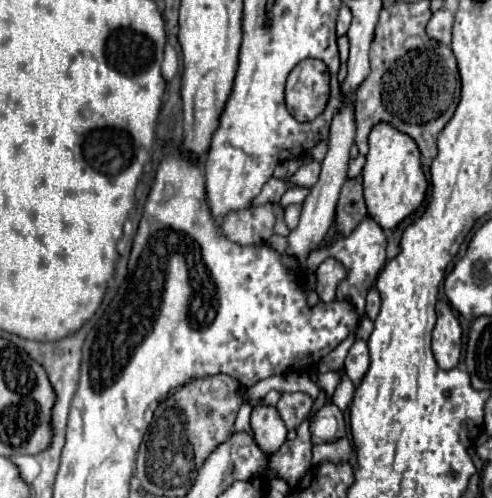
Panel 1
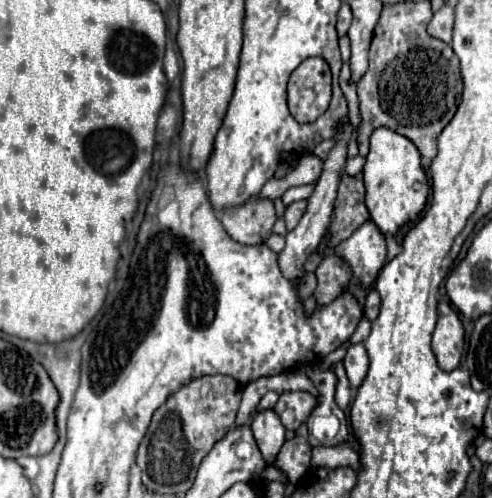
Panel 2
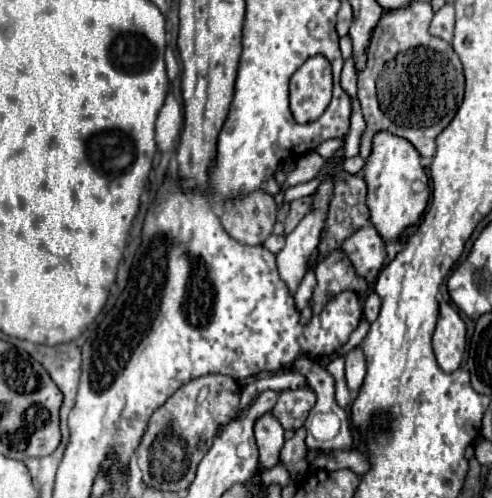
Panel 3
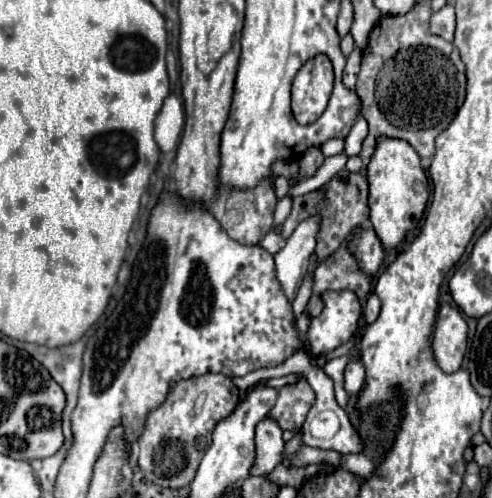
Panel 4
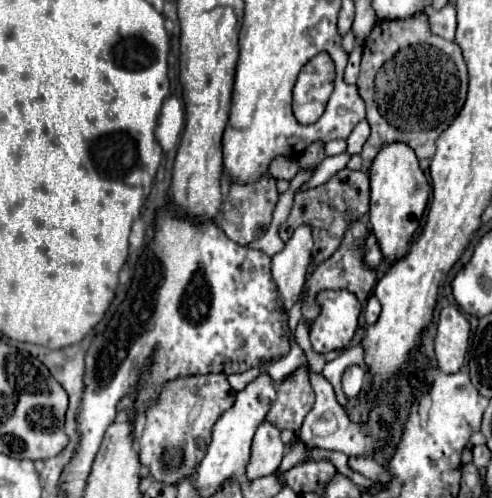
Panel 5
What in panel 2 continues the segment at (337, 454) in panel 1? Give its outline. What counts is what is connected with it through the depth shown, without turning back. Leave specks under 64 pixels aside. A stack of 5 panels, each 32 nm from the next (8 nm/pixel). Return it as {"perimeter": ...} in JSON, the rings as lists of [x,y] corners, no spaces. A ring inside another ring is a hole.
{"perimeter":[[[336,444],[336,446],[316,446],[312,450],[312,466],[320,468],[320,466],[328,466],[328,468],[338,468],[338,466],[352,466],[354,470],[360,470],[360,456],[358,452],[344,444]]]}

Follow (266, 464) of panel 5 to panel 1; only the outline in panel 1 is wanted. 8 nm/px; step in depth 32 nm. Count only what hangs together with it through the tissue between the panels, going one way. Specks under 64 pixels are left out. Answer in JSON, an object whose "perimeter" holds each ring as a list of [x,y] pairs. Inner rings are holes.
{"perimeter":[[[260,400],[252,410],[250,424],[252,424],[252,430],[256,434],[256,444],[260,446],[260,450],[266,456],[276,452],[284,444],[286,426],[284,426],[284,422],[274,406],[268,406]]]}

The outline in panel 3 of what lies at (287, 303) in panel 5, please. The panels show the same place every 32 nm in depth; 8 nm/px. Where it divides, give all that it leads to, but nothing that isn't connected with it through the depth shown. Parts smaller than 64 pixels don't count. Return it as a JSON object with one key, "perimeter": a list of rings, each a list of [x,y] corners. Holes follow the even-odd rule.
{"perimeter":[[[334,172],[322,178],[320,186],[316,188],[316,192],[314,192],[314,196],[312,196],[312,208],[310,208],[310,212],[302,218],[302,222],[294,228],[294,232],[286,236],[286,246],[276,254],[278,272],[280,272],[282,280],[288,284],[290,292],[296,292],[300,280],[304,278],[304,274],[306,274],[306,270],[308,270],[308,258],[310,258],[310,256],[316,252],[316,248],[318,248],[320,234],[322,234],[322,230],[324,230],[324,222],[326,222],[326,216],[328,216],[328,204],[330,204],[330,200],[332,200],[332,188],[334,188],[332,180],[334,180]]]}

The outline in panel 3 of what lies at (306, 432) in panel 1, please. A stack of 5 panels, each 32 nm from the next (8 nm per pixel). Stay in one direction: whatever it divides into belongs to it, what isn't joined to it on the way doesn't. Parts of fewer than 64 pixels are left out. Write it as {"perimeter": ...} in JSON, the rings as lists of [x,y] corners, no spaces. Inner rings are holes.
{"perimeter":[[[304,426],[296,430],[294,438],[286,440],[284,448],[280,450],[280,464],[290,472],[292,480],[300,478],[306,470],[308,470],[308,460],[306,460],[306,454],[308,454],[308,446],[304,442]]]}

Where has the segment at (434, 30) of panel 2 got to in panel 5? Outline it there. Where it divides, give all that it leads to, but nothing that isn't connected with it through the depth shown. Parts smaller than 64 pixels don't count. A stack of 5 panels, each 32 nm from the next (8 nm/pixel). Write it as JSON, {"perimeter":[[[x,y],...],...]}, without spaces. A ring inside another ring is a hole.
{"perimeter":[[[446,4],[442,10],[430,14],[430,30],[446,40],[454,40],[456,32],[456,10],[452,4]]]}

